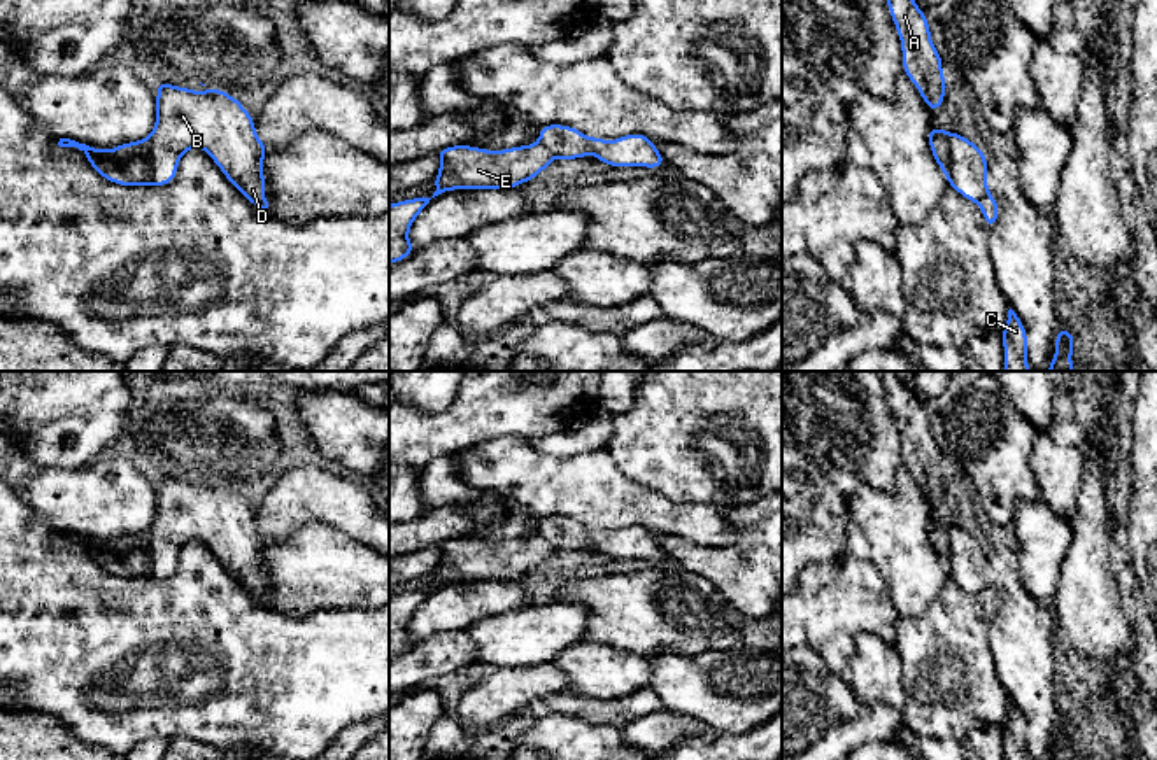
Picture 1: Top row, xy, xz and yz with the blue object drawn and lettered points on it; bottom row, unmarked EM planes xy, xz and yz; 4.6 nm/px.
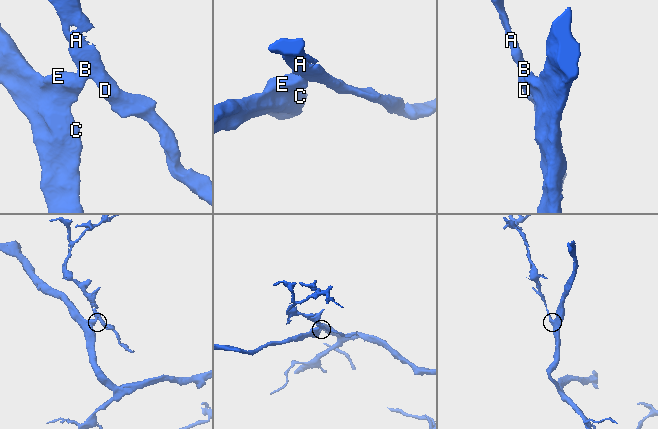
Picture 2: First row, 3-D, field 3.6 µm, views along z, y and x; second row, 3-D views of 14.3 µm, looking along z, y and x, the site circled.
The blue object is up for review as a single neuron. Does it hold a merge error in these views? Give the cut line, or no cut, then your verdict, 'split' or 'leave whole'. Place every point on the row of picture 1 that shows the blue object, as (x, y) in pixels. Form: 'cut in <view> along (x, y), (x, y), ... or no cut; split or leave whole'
cut in xy along (149, 137), (153, 182); split

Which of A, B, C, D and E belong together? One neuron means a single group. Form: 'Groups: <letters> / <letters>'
Groups: A B D / C E

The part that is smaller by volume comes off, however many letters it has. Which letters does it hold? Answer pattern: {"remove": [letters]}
{"remove": ["A", "B", "D"]}

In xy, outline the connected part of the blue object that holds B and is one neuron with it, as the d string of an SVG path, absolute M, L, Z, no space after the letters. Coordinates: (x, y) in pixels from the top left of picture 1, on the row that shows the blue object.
M165 81L154 88L160 96L154 100L158 119L151 133L153 184L168 186L177 175L181 158L189 149L202 147L251 205L268 210L265 173L261 172L268 147L258 138L254 119L231 95L212 86L205 88L207 95Z

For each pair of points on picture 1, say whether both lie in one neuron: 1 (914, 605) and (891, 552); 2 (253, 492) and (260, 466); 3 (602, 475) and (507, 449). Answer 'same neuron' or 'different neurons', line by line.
1: same neuron
2: same neuron
3: same neuron

